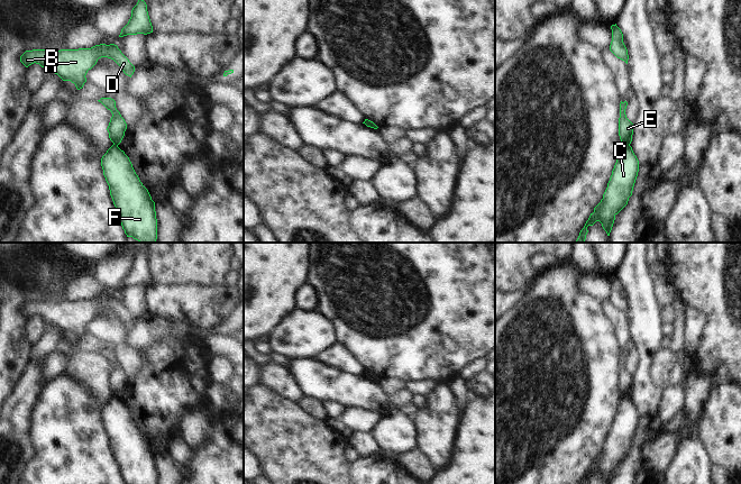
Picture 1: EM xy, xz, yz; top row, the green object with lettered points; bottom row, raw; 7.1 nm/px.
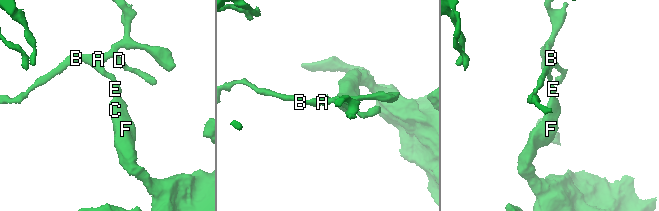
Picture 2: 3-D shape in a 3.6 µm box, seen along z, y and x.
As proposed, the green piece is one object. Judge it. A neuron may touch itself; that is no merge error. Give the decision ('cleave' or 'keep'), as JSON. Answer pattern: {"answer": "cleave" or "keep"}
{"answer": "cleave"}

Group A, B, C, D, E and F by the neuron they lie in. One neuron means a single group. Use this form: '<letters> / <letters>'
A B D E / C F

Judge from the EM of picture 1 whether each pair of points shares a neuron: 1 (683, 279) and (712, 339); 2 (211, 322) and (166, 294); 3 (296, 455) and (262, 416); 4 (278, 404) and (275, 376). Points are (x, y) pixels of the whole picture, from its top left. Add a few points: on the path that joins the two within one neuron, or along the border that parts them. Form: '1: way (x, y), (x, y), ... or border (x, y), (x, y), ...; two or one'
1: way (697, 293), (712, 308), (712, 325); one
2: way (200, 311), (193, 304), (177, 303); one
3: way (290, 445), (271, 426); one
4: border (258, 382), (296, 402); two

